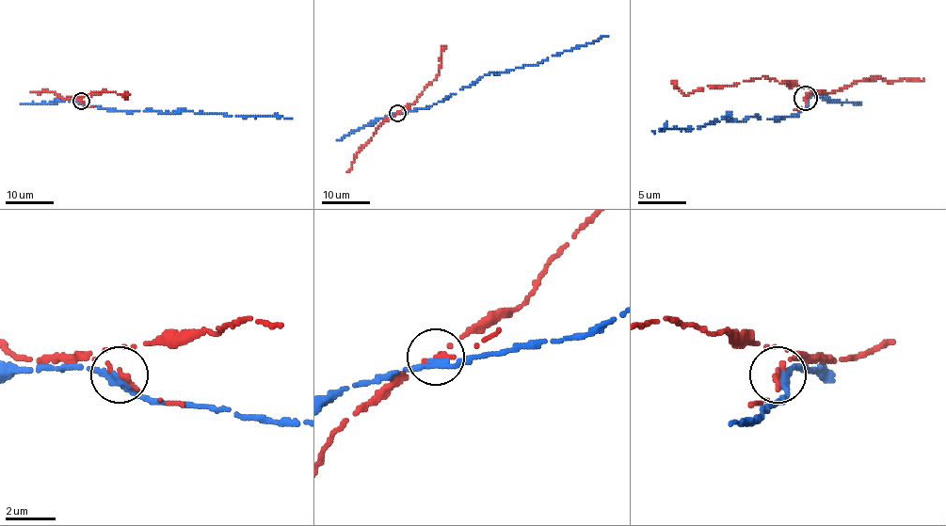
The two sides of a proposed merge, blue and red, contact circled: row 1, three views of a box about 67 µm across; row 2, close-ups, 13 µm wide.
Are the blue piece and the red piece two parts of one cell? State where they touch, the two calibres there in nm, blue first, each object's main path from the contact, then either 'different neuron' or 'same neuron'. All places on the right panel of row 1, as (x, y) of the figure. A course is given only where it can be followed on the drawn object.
place (805, 98); calibres 280 and 190 nm; course blue (806, 97), (806, 107), (796, 117), (727, 119), (724, 117), (697, 129), (652, 131); course red (806, 97), (803, 87), (762, 76), (734, 86), (707, 86), (686, 95), (671, 81); different neuron

